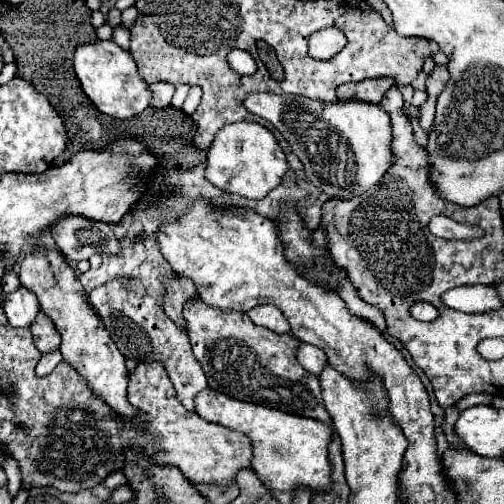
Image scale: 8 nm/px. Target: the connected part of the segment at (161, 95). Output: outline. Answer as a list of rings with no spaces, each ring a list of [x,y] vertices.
[[[157,82],[157,84],[151,84],[151,92],[153,92],[151,106],[155,106],[155,108],[167,108],[171,104],[173,94],[175,94],[175,86],[167,84],[167,82]]]

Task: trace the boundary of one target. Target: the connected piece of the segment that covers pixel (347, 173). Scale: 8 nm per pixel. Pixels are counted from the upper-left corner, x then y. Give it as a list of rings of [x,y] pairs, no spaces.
[[[251,94],[245,108],[271,124],[291,144],[291,150],[305,164],[307,178],[329,198],[351,200],[377,186],[387,170],[393,166],[393,130],[389,114],[377,104],[367,102],[333,102],[321,104],[315,100],[301,100],[299,96]]]

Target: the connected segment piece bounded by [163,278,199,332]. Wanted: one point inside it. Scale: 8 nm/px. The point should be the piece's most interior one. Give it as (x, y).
(179, 291)

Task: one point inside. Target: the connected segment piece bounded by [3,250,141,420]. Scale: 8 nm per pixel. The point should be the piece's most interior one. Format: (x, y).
(85, 343)

